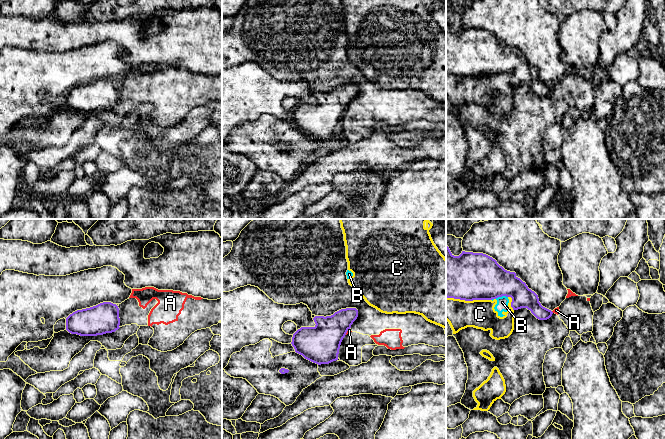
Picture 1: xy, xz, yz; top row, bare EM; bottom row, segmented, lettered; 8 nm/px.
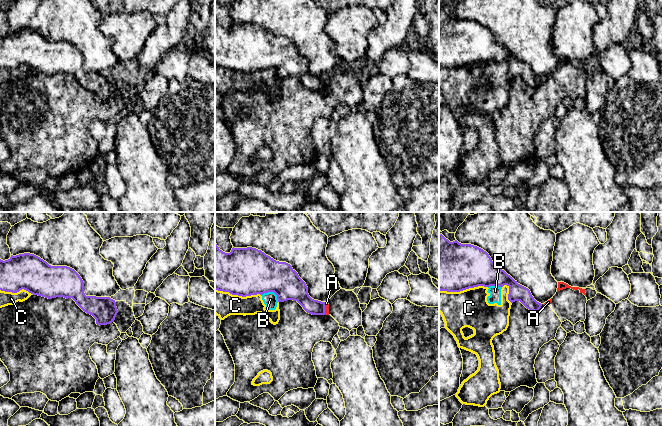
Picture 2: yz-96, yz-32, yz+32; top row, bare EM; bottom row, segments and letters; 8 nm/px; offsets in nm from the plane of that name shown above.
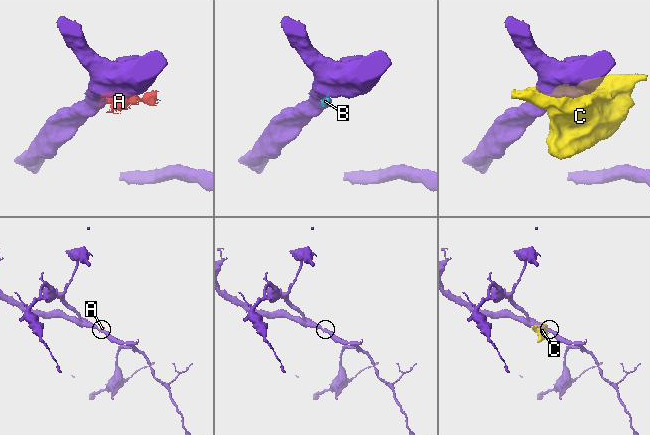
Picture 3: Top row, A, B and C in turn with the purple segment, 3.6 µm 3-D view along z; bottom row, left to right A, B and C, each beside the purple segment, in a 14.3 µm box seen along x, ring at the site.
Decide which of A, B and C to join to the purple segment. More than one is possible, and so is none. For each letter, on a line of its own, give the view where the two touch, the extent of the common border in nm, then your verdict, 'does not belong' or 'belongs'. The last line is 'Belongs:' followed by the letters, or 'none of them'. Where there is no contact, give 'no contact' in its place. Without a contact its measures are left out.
A: xz | 70 nm | does not belong
B: yz | 110 nm | does not belong
C: yz | 360 nm | does not belong
Belongs: none of them

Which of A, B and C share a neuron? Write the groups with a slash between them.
A / B C

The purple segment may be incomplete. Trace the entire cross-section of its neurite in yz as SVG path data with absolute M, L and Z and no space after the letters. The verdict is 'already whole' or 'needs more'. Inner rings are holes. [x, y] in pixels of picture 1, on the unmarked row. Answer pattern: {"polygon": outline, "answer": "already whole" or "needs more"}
{"polygon": "M446 21L446 73L465 77L511 73L513 86L527 84L539 96L549 95L553 88L541 81L538 71L528 64L515 48L505 46L495 35L483 30L465 28L454 32Z", "answer": "already whole"}

